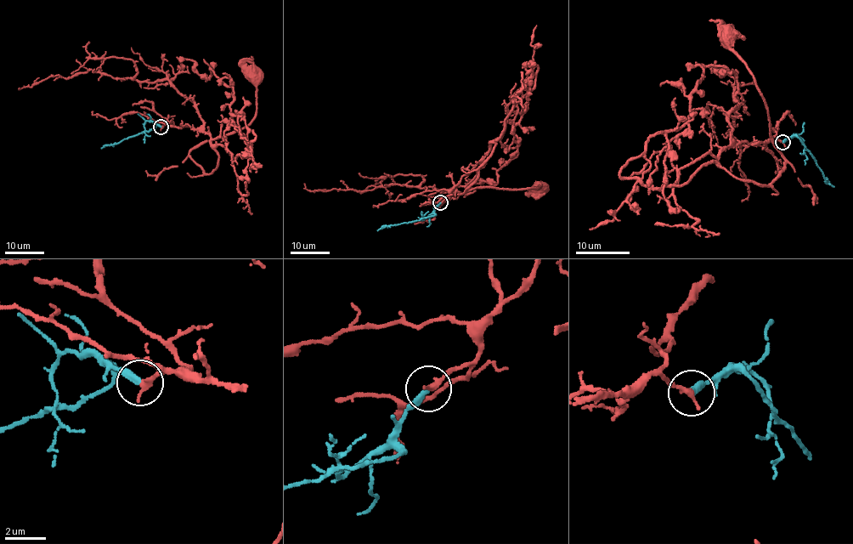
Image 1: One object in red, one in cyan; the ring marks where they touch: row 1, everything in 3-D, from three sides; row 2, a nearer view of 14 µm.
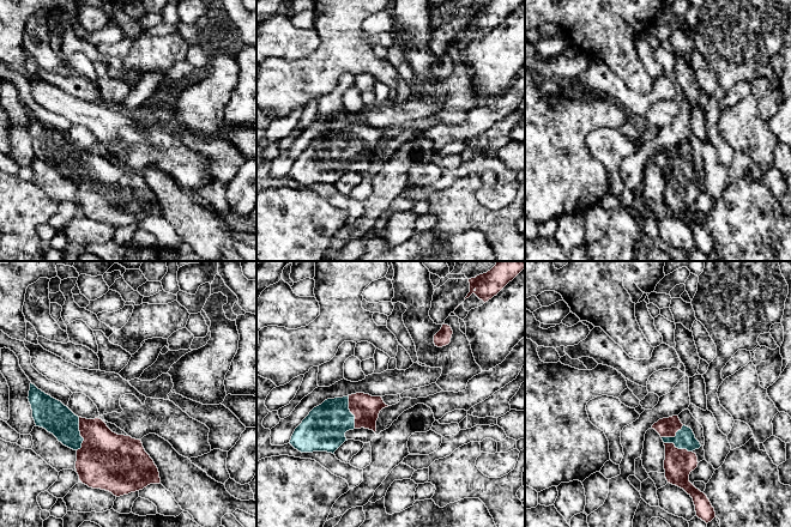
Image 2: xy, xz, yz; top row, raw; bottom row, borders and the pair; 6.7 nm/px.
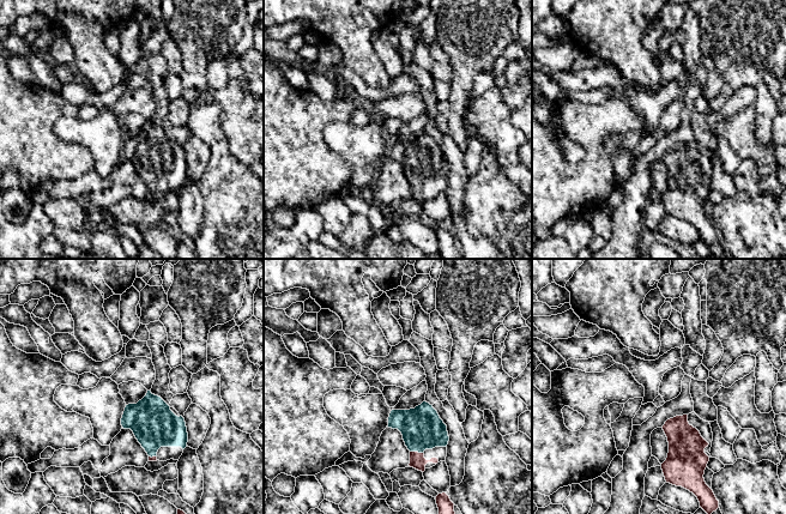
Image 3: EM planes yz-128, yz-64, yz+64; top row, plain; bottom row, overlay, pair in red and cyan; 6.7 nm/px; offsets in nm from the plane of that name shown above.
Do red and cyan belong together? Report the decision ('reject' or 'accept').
accept

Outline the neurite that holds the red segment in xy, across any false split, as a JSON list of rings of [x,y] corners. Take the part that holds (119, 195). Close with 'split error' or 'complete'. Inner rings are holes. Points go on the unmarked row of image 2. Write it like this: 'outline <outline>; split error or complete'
outline [[[30,115],[29,134],[36,158],[53,165],[64,177],[77,183],[76,204],[79,212],[92,220],[101,220],[120,229],[143,222],[150,216],[159,216],[159,204],[140,171],[113,164],[99,151],[76,147],[61,133],[52,129]]]; split error

